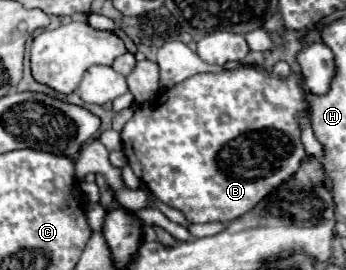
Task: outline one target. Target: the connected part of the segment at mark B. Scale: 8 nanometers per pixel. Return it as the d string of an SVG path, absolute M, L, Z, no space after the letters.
M240 67L222 73L200 73L188 77L184 83L178 83L176 87L160 89L150 101L142 103L134 113L134 117L122 129L122 147L132 171L138 175L142 183L146 183L146 187L154 193L154 197L182 211L190 223L210 223L210 221L230 223L232 219L250 211L260 199L264 199L264 195L268 195L268 191L272 191L272 187L278 187L280 183L288 181L298 171L302 159L306 157L304 145L300 141L300 127L296 123L296 115L302 109L306 109L306 103L304 103L304 81L300 75L292 75L290 79L278 79L266 71L256 71L252 67Z

